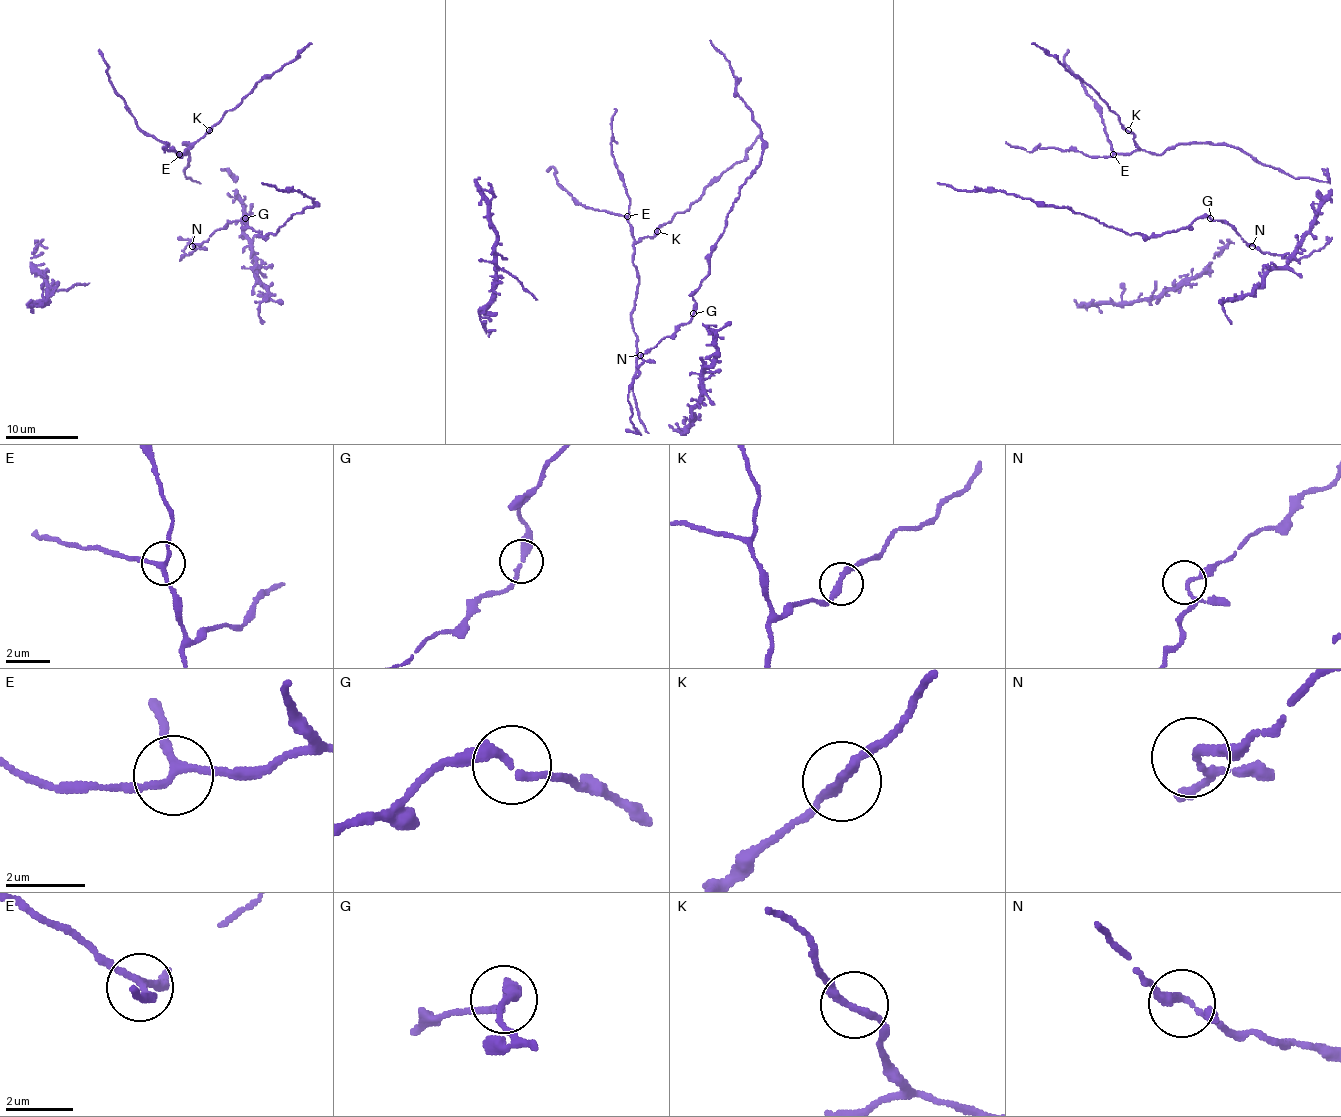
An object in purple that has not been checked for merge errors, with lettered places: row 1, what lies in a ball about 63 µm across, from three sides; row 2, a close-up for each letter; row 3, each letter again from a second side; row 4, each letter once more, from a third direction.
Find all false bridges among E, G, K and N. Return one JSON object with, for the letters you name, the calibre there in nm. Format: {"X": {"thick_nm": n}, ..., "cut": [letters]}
{"cut": []}

